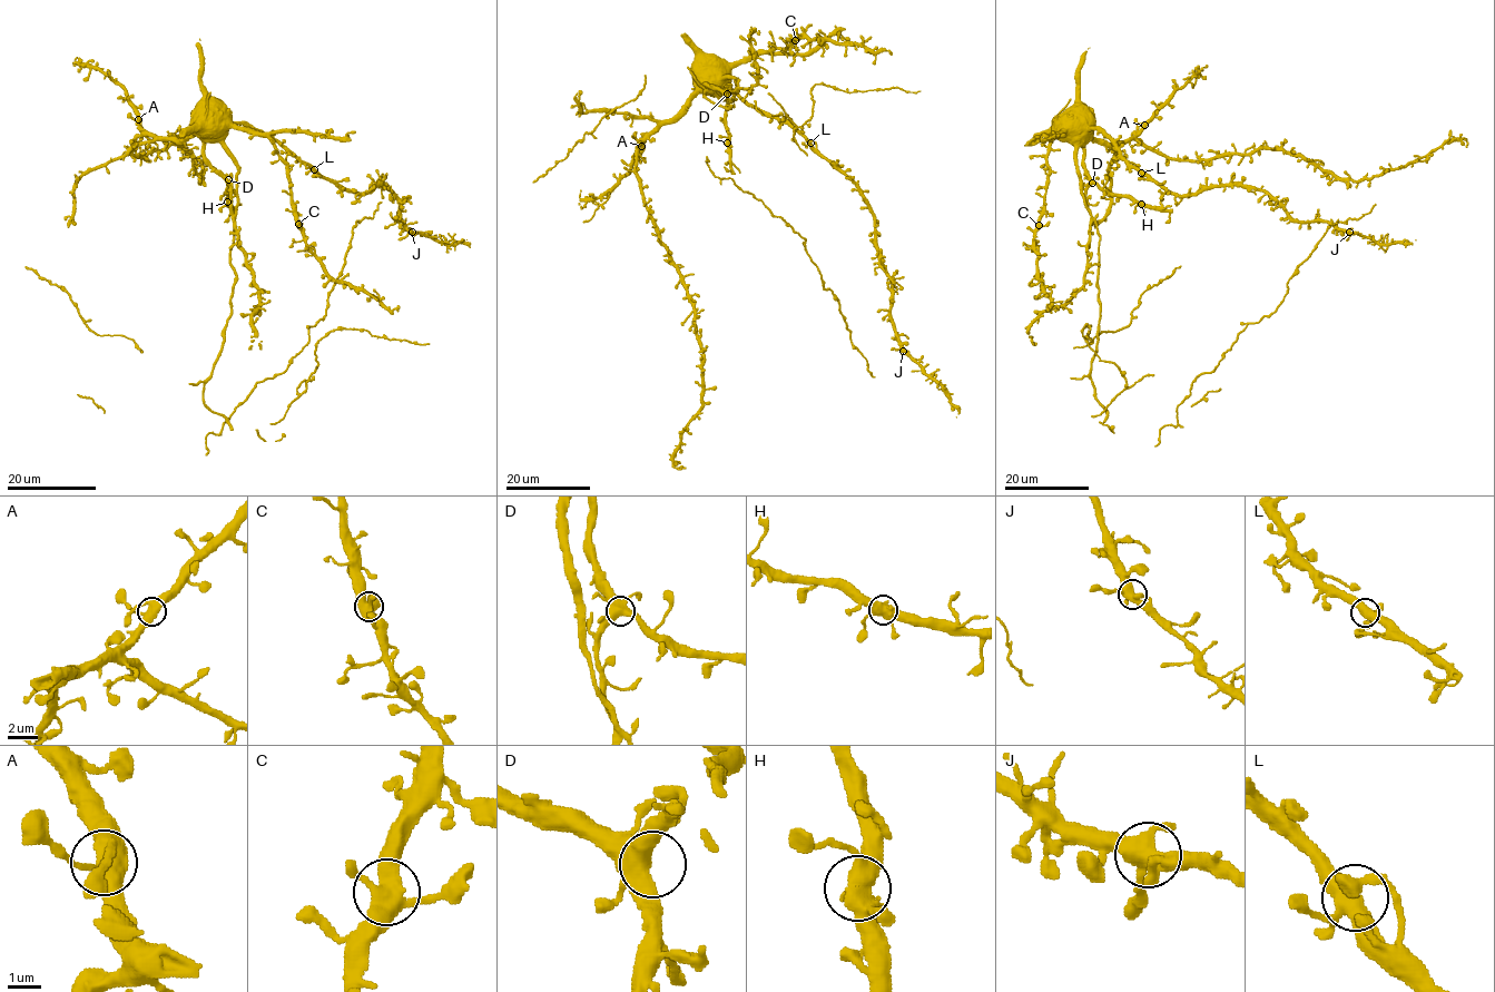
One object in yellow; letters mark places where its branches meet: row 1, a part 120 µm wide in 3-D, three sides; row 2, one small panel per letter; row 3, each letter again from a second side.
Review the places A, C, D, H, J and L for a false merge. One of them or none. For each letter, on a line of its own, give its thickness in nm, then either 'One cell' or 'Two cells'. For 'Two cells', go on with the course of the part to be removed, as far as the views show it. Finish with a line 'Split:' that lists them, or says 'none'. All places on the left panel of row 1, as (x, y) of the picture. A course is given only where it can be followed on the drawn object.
A: Thickness 550 nm. One cell
C: Thickness 480 nm. One cell
D: Thickness 480 nm. One cell
H: Thickness 550 nm. One cell
J: Thickness 480 nm. One cell
L: Thickness 460 nm. One cell
Split: none

